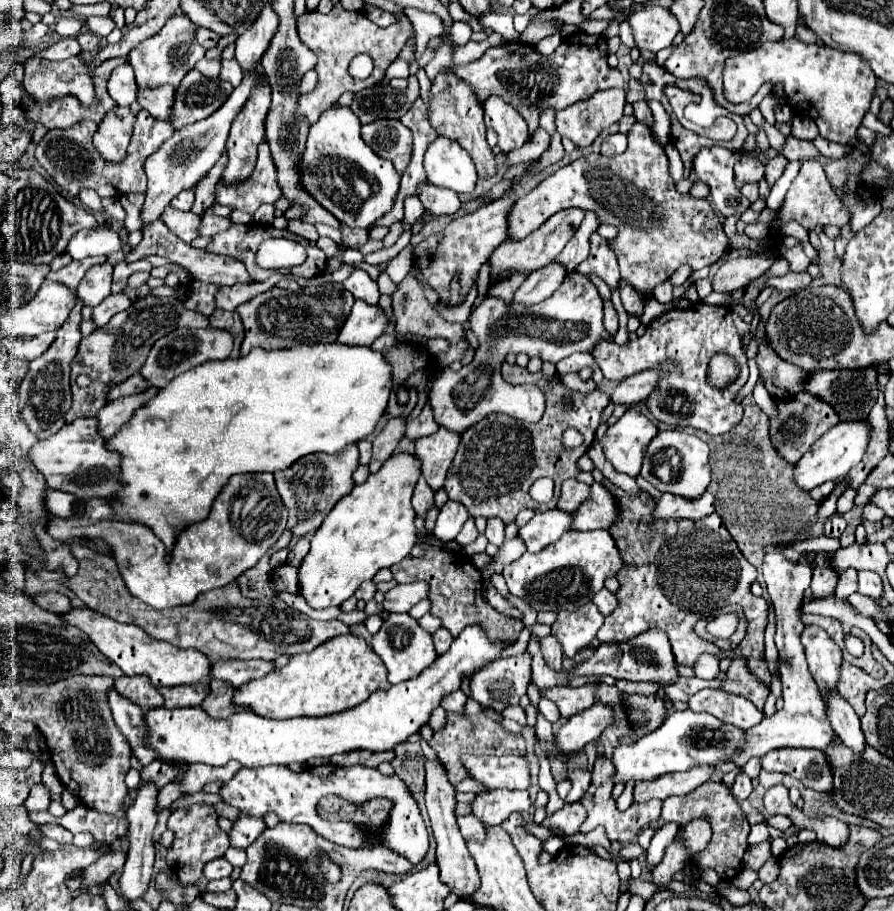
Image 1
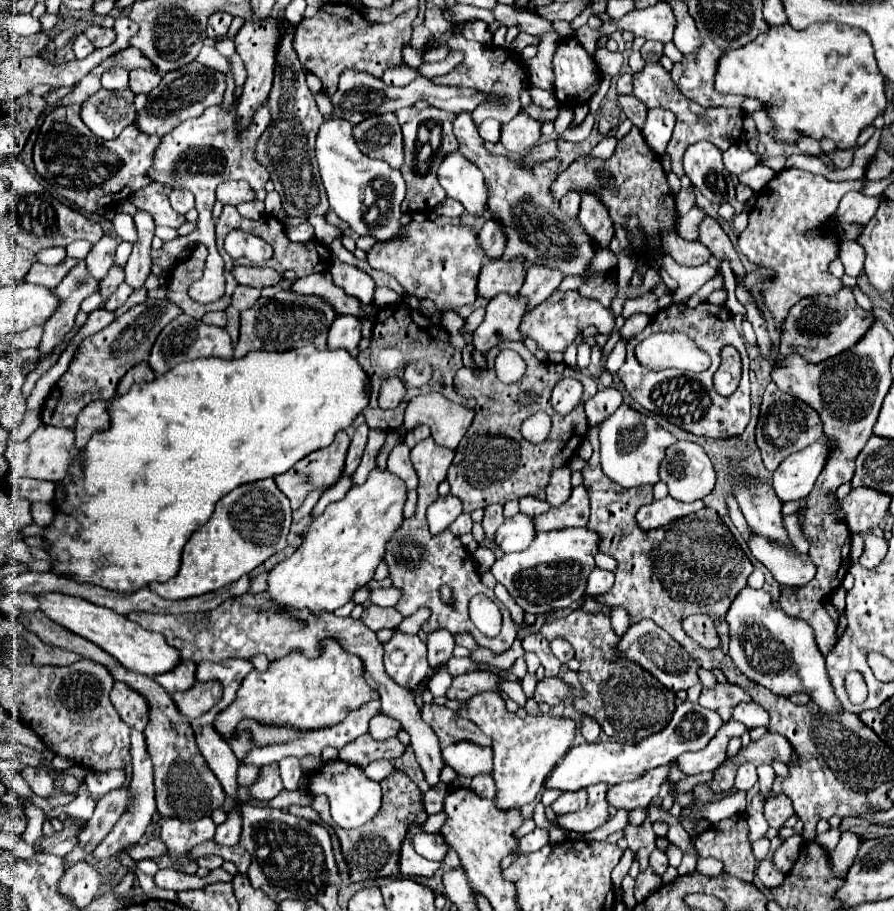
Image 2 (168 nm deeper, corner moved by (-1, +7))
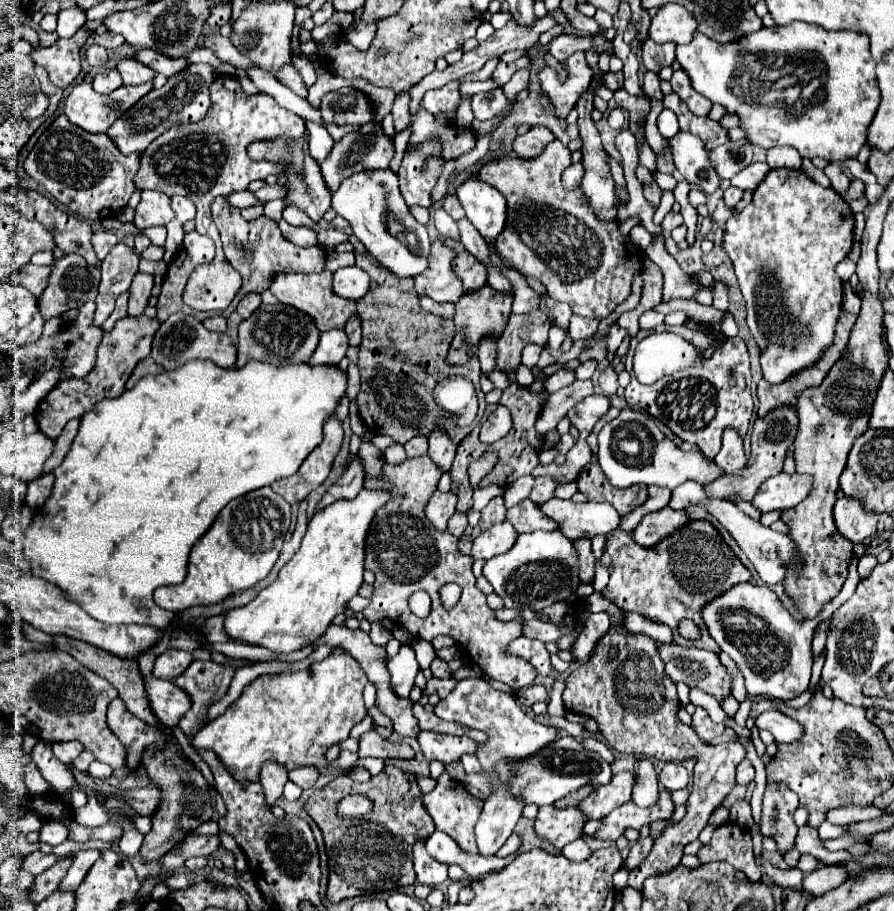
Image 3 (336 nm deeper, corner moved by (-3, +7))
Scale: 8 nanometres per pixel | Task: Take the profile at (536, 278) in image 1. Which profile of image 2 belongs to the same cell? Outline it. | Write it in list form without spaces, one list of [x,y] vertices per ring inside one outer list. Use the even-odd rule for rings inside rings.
[[[497,295],[495,299],[491,299],[487,303],[485,311],[487,313],[485,313],[483,323],[473,333],[473,347],[477,351],[485,353],[485,351],[489,351],[491,347],[495,347],[495,345],[499,345],[503,341],[521,341],[523,339],[523,335],[519,333],[519,323],[521,323],[521,317],[525,313],[523,311],[523,299],[519,299],[519,297],[511,299],[509,295]]]

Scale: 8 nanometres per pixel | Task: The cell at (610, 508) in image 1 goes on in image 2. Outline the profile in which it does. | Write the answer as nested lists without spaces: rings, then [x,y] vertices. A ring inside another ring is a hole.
[[[575,487],[571,497],[563,505],[551,507],[547,513],[533,515],[531,519],[537,531],[585,527],[589,519],[589,495],[585,487]]]

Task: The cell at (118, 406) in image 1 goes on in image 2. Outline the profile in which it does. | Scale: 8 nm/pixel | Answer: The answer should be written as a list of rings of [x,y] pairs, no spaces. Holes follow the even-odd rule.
[[[103,401],[103,403],[89,403],[79,415],[77,415],[77,421],[75,421],[75,447],[77,449],[83,449],[87,439],[91,439],[93,431],[97,429],[107,429],[107,423],[109,423],[109,415],[107,415],[107,403],[109,401]]]

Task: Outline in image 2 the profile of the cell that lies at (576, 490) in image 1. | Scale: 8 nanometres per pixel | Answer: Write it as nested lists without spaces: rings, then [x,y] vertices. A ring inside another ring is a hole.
[[[557,467],[551,471],[551,479],[547,483],[547,503],[551,507],[559,507],[567,495],[571,495],[571,483],[569,483],[569,467]]]

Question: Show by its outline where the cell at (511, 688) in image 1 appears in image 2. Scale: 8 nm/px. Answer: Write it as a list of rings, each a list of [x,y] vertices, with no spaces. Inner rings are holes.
[[[479,669],[465,675],[457,675],[453,677],[451,687],[447,689],[447,699],[465,701],[479,691],[499,691],[499,681],[501,681],[499,675],[493,675],[489,671],[479,671]]]

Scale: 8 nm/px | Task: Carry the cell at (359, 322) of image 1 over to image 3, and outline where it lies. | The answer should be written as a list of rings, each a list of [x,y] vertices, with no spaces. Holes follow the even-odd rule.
[[[333,329],[333,331],[323,331],[319,339],[319,347],[309,359],[309,365],[337,365],[349,349],[349,337],[345,329]]]

